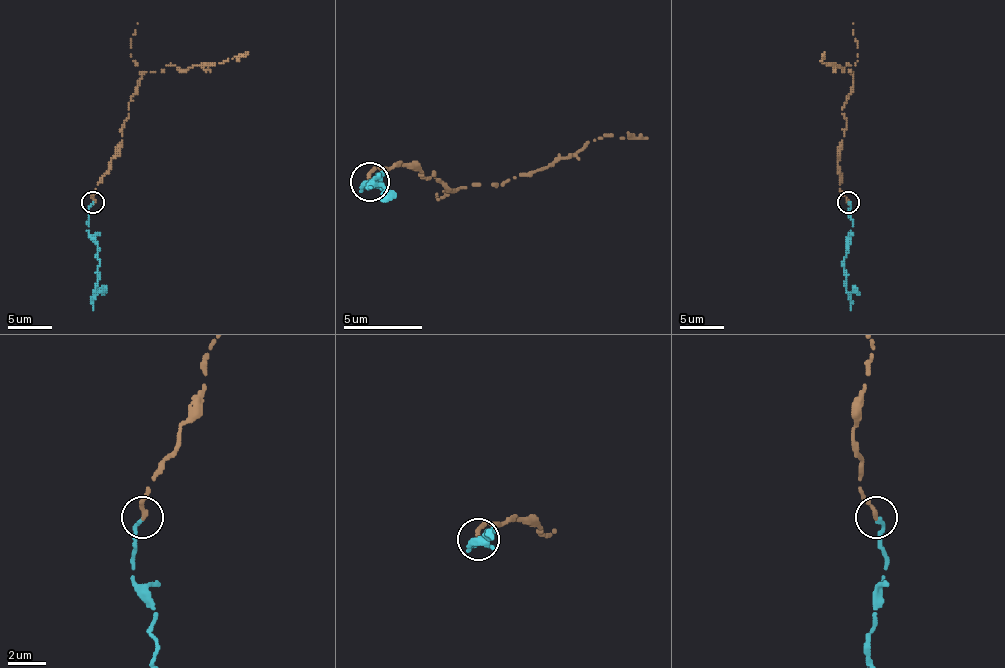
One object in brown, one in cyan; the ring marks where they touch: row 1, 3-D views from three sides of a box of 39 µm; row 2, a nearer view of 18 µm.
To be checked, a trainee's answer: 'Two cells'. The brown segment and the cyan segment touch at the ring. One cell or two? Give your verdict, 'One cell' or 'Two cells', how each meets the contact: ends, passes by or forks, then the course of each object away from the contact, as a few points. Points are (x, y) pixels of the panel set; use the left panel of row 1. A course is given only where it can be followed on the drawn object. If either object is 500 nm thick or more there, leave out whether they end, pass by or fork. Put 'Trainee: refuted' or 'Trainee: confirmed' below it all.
One cell. At the ring brown ends. At the ring cyan ends. Course of brown: (93, 202), (95, 189), (122, 140), (128, 107), (146, 72), (161, 72), (170, 65), (188, 69), (248, 52). Course of cyan: (93, 202), (89, 208), (89, 237), (97, 246), (100, 266), (93, 310)
Trainee: refuted

